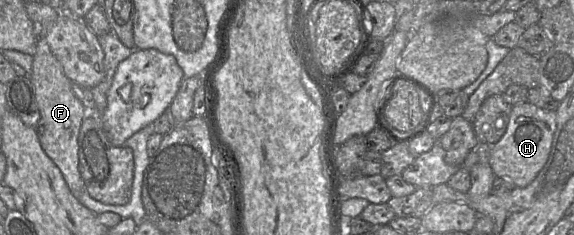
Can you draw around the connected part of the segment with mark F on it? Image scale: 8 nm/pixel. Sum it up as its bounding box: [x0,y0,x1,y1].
[30,37,86,198]

